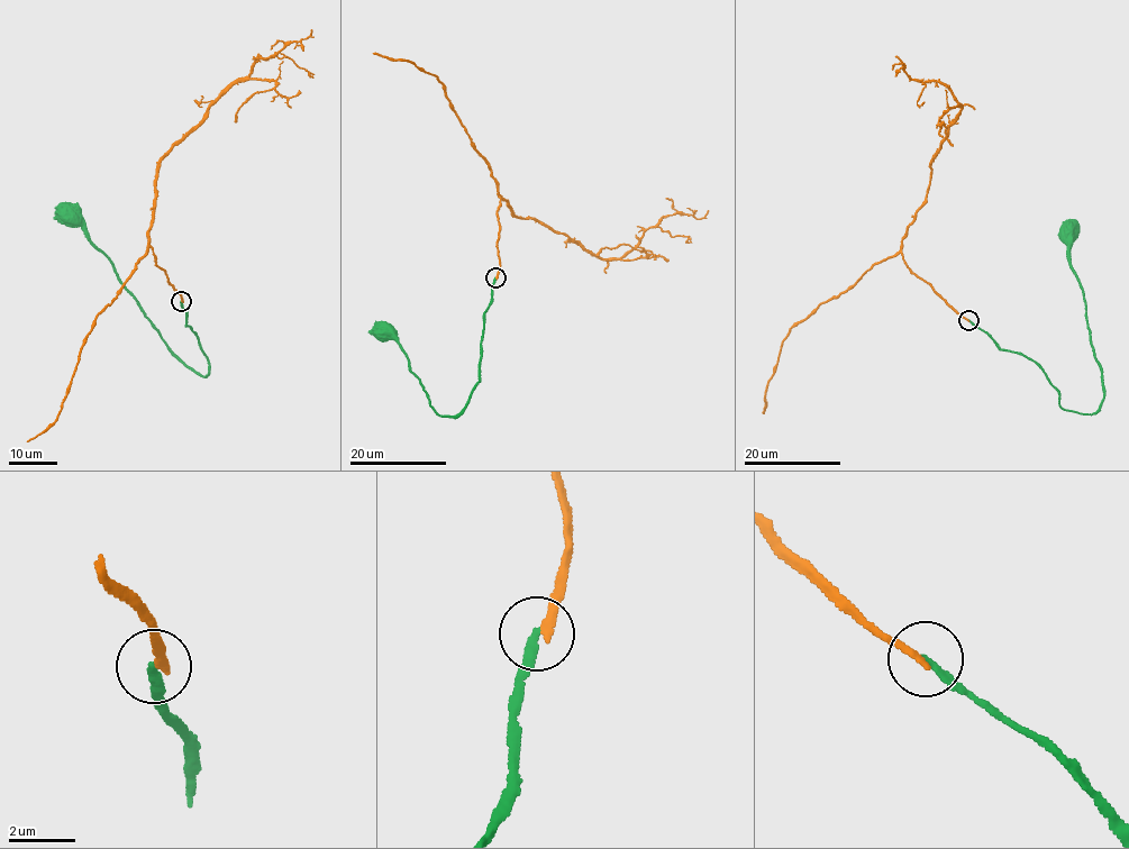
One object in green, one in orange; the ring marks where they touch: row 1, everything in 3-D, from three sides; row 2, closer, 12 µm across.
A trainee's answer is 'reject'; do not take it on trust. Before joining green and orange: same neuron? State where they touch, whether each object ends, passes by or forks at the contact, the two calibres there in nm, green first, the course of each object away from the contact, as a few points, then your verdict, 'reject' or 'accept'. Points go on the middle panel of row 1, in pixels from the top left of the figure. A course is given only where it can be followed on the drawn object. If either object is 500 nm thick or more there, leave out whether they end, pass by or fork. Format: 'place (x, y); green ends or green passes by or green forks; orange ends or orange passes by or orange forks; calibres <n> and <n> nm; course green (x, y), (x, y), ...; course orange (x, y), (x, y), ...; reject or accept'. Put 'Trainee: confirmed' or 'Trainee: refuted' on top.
Trainee: confirmed
place (495, 277); green ends; orange ends; calibres 240 and 240 nm; course green (495, 277), (484, 313), (480, 380), (455, 416), (439, 414), (431, 407), (398, 341), (385, 325), (383, 329); course orange (497, 277), (502, 197), (512, 215), (534, 218), (602, 259), (618, 258), (666, 216), (699, 218), (708, 210); reject

